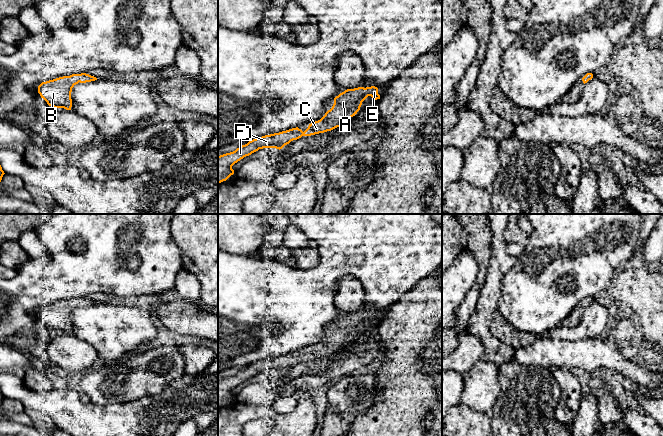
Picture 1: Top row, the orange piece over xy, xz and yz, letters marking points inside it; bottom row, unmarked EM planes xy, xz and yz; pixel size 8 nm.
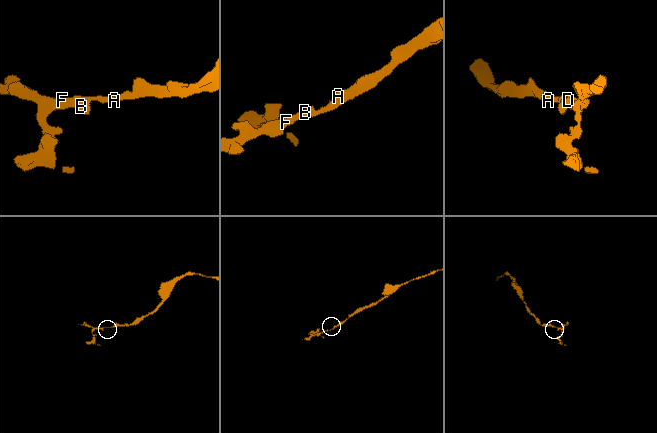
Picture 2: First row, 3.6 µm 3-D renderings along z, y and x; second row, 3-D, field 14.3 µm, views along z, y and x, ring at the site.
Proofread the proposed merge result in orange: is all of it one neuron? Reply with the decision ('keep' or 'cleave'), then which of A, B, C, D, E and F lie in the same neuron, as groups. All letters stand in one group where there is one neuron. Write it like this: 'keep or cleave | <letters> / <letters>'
keep | A B C D E F

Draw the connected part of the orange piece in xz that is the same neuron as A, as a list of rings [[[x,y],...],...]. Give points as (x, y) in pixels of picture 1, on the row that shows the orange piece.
[[[358,87],[347,89],[334,98],[334,104],[330,110],[318,121],[313,121],[303,132],[298,127],[279,133],[265,135],[249,141],[235,151],[218,156],[218,184],[226,181],[234,174],[232,166],[246,156],[263,148],[282,149],[285,145],[302,136],[311,136],[331,131],[340,127],[345,121],[355,116],[360,110],[362,102],[371,96],[373,100],[380,99],[378,88]]]

